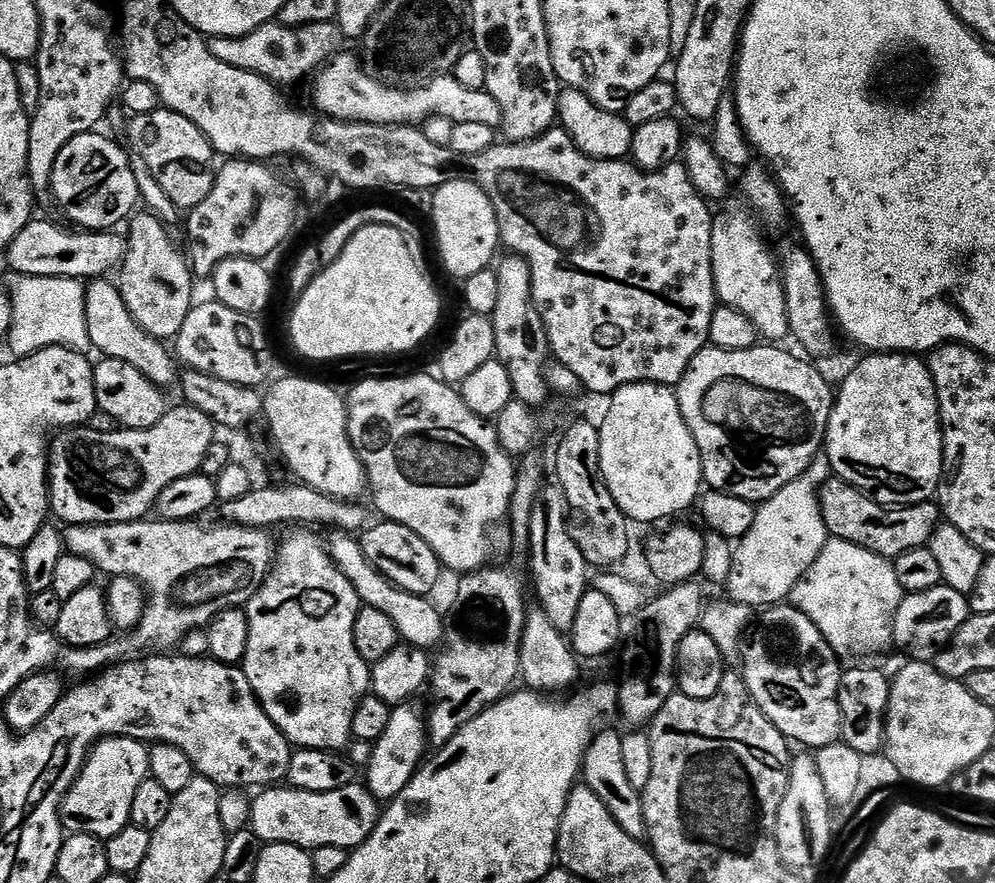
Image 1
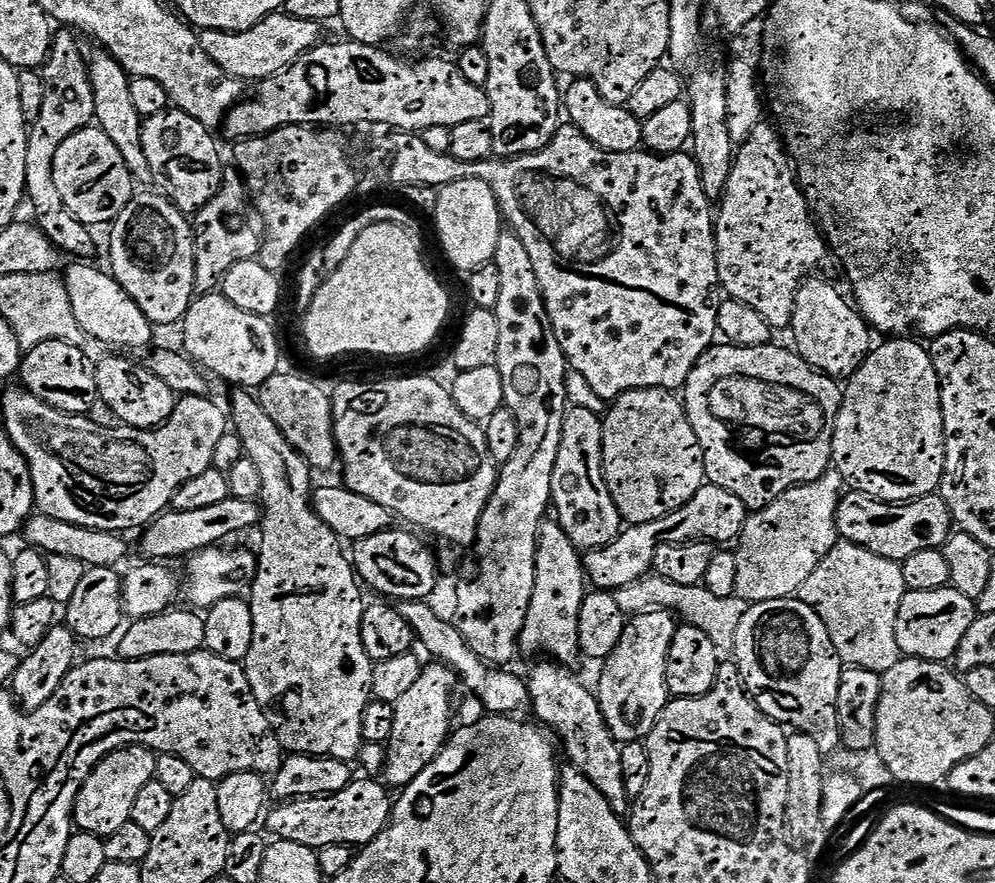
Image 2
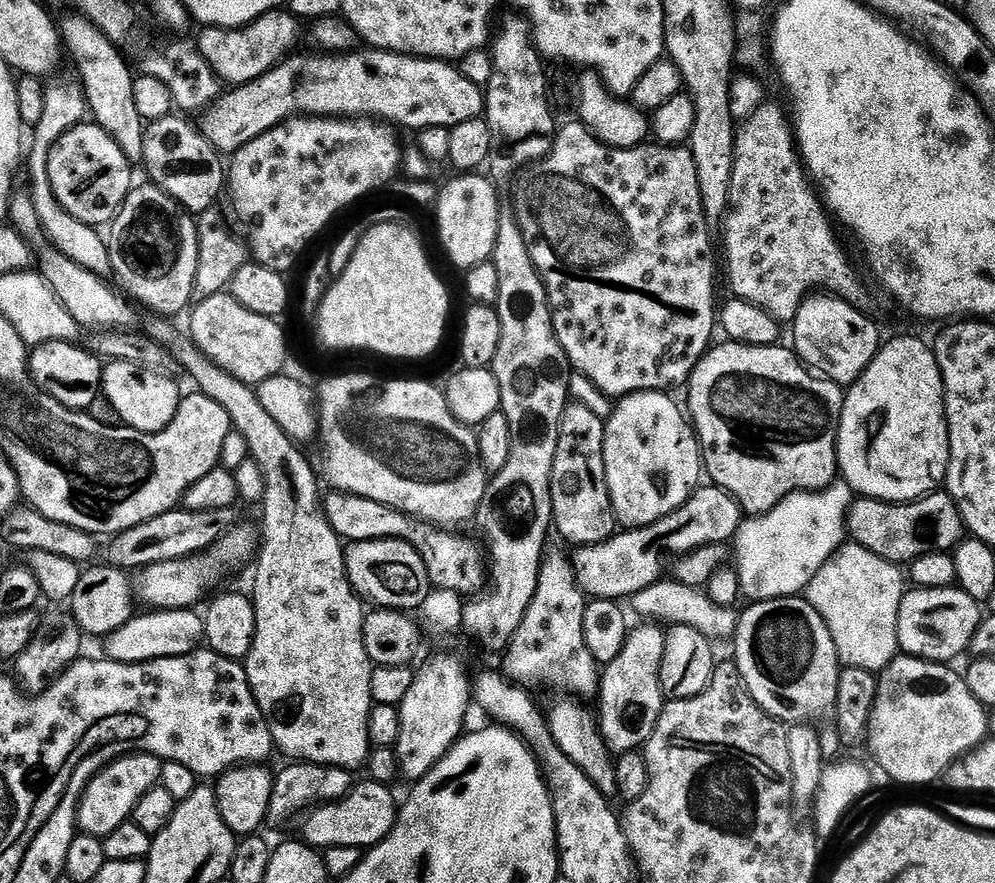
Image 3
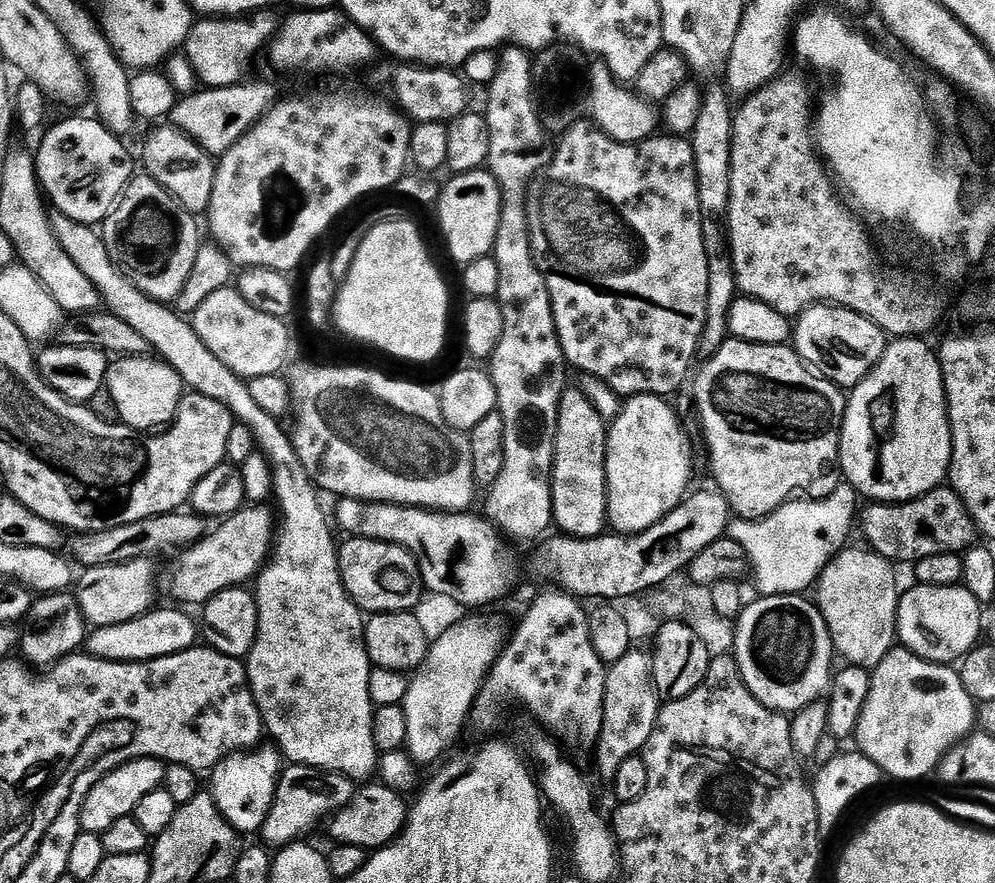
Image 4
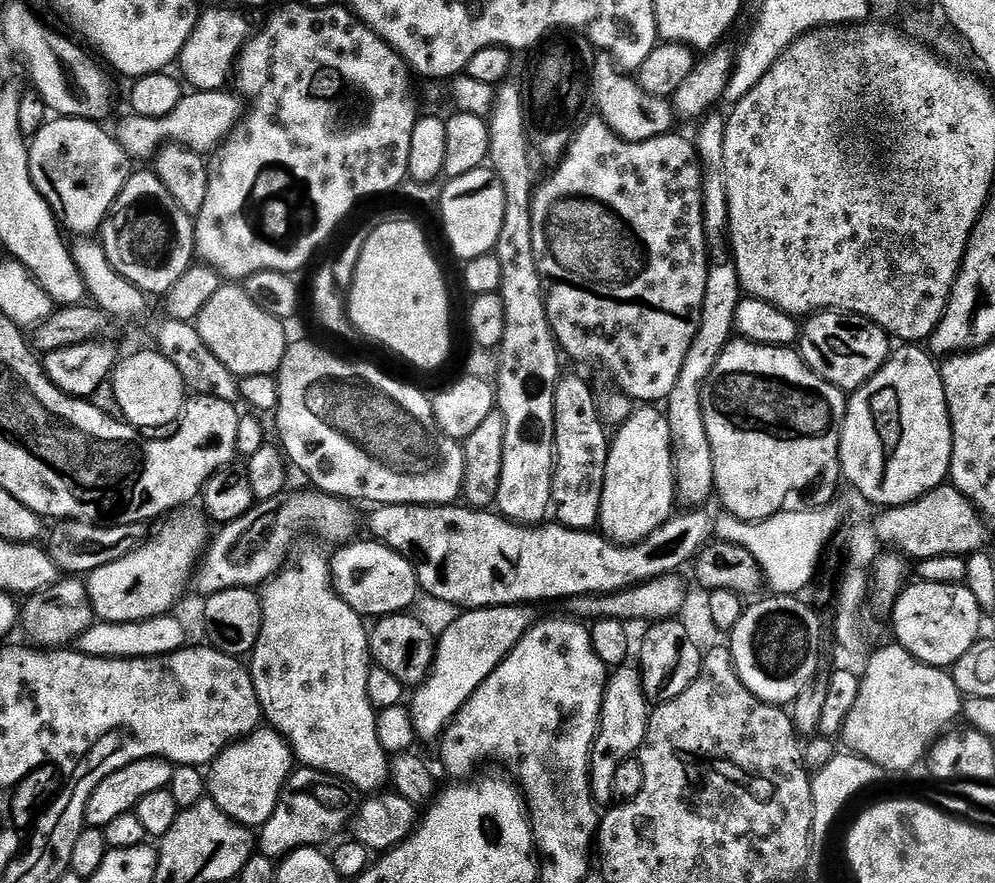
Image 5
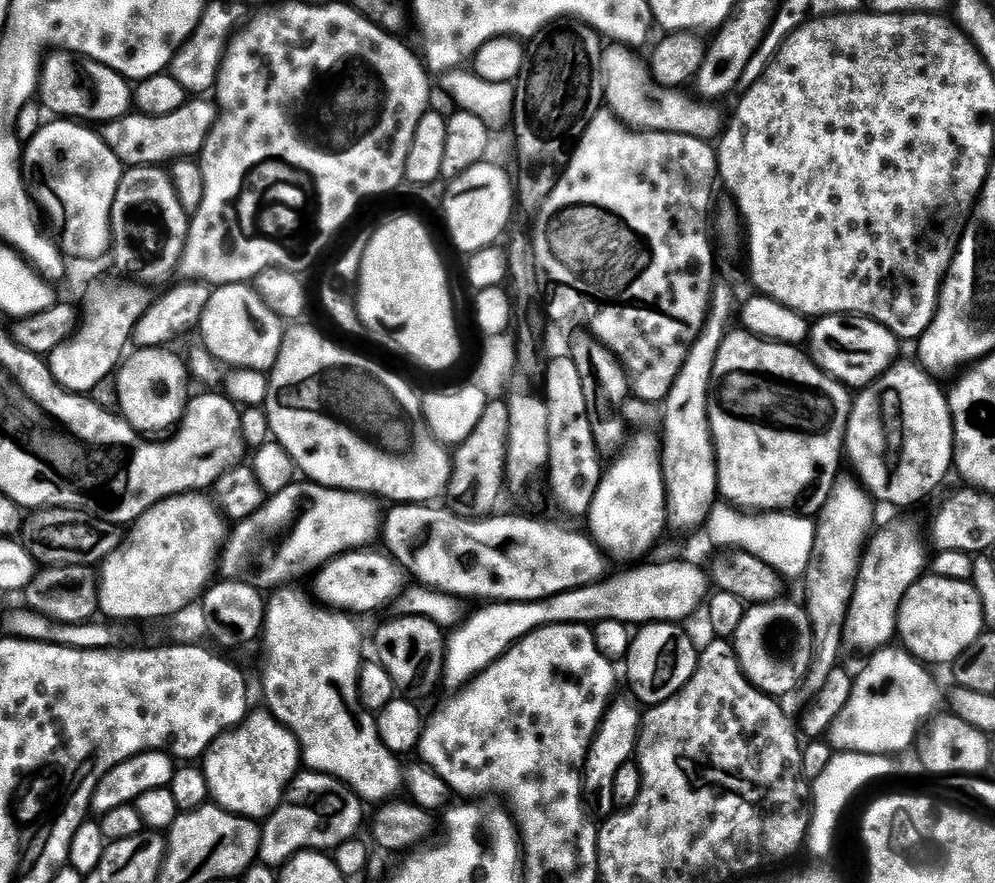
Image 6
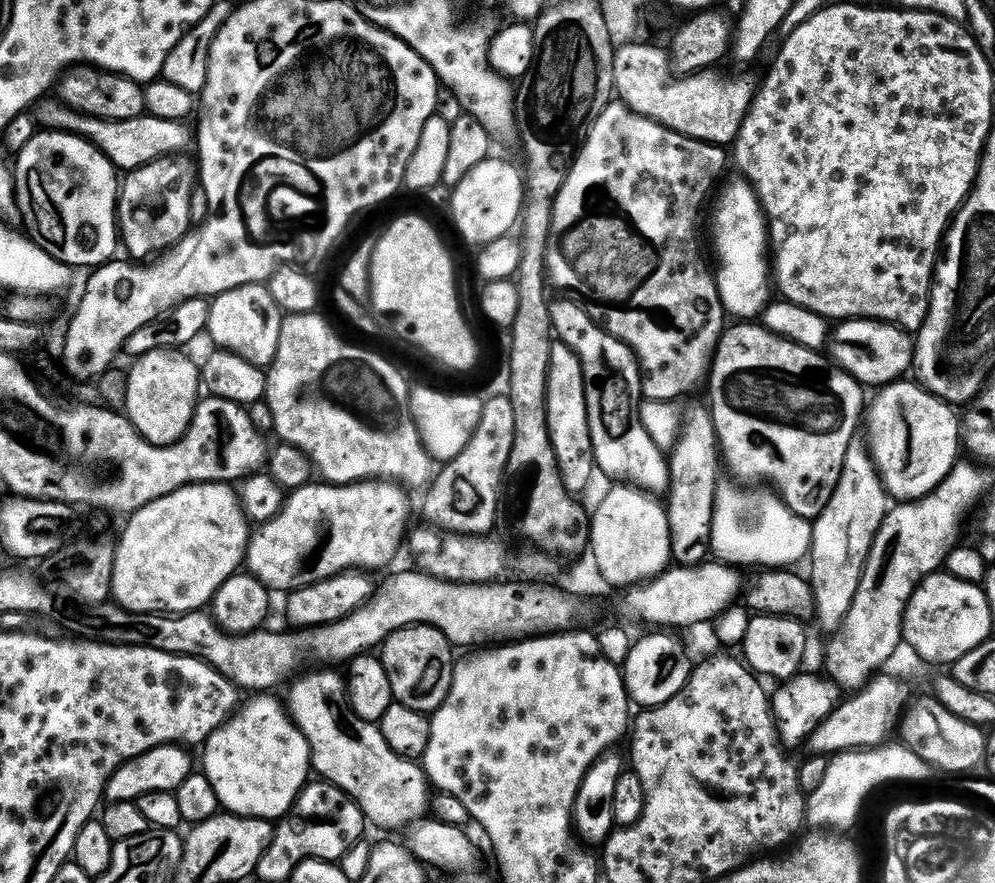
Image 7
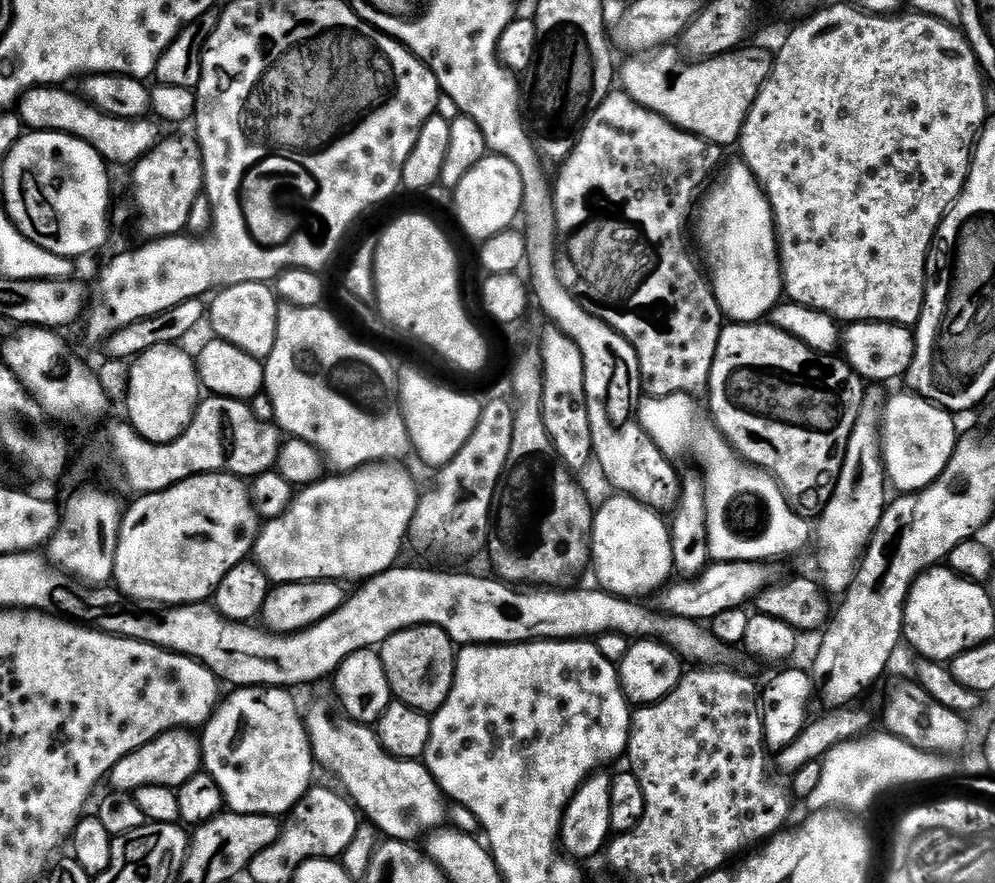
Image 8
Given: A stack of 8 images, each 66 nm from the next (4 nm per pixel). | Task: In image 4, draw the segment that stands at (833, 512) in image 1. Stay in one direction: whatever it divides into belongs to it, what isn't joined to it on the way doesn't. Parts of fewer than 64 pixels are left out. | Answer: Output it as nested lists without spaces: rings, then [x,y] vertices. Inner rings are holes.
[[[941,486],[917,500],[903,502],[876,502],[872,508],[863,509],[864,536],[869,540],[871,551],[877,552],[889,562],[915,561],[921,556],[955,552],[963,554],[977,543],[978,529],[968,513],[968,507],[951,487]]]

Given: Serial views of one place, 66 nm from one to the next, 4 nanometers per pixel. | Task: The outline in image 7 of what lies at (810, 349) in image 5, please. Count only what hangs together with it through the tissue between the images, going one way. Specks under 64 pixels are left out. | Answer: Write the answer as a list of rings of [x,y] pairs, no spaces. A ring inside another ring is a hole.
[[[846,320],[837,323],[827,337],[826,352],[836,367],[849,372],[861,385],[891,384],[903,377],[914,364],[914,340],[895,324],[881,324],[878,320]]]

